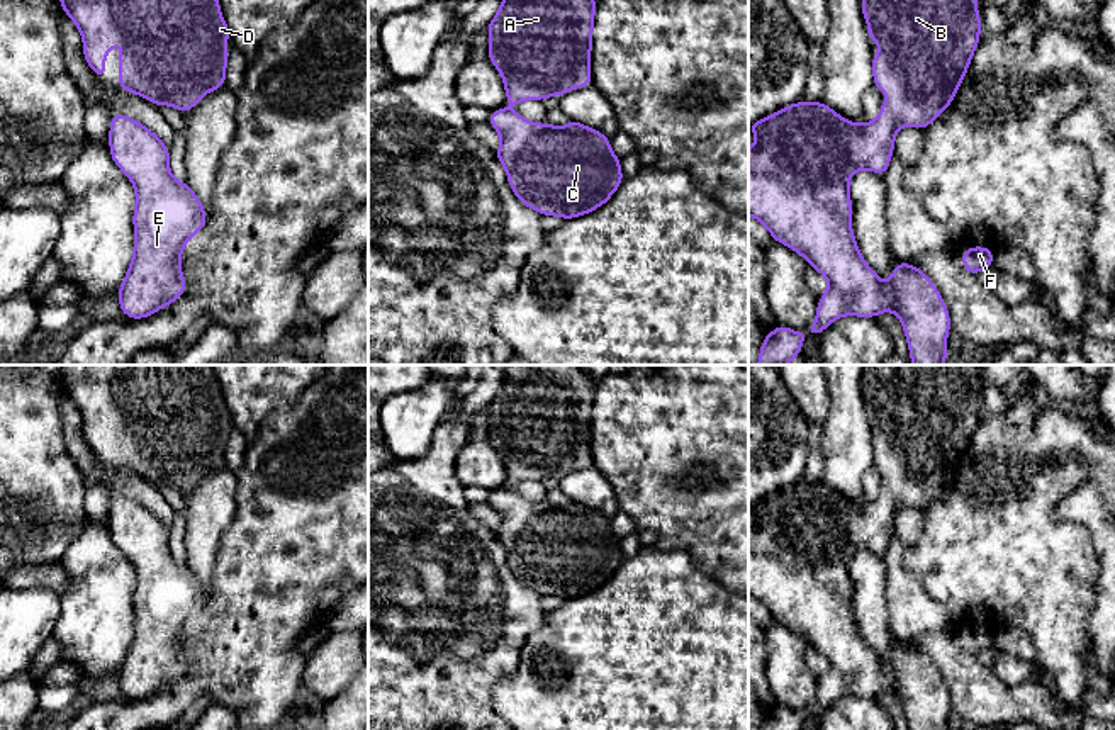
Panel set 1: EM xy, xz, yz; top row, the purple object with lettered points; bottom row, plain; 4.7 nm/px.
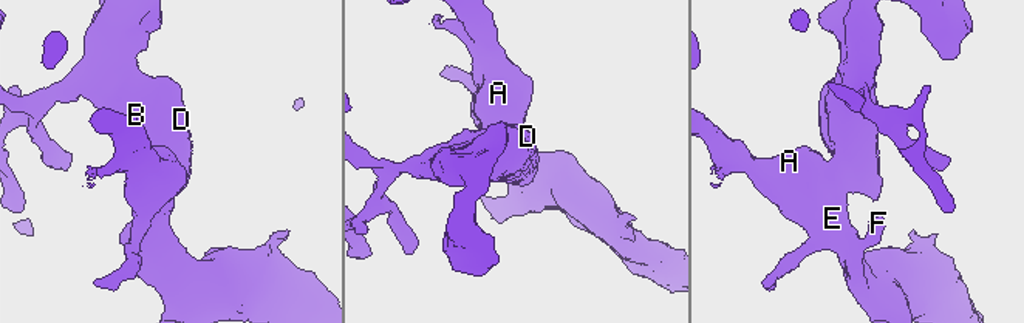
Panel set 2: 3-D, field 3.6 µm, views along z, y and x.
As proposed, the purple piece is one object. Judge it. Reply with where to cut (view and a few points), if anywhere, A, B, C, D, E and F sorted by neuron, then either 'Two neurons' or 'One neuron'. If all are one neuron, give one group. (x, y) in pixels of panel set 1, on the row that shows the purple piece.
No split. Groups: A B C D E F. One neuron

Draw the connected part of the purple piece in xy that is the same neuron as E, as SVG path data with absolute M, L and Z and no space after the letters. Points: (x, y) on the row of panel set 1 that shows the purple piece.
M110 114L109 146L136 190L134 253L117 299L124 316L146 319L183 295L180 258L185 243L204 229L207 212L188 180L173 178L168 146L144 124Z

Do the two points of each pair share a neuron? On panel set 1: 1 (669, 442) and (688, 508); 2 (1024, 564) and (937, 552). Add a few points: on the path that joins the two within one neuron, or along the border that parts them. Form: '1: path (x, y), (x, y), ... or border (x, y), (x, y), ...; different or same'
1: path (669, 459), (671, 491); same
2: path (1002, 557), (997, 554), (959, 554); same

